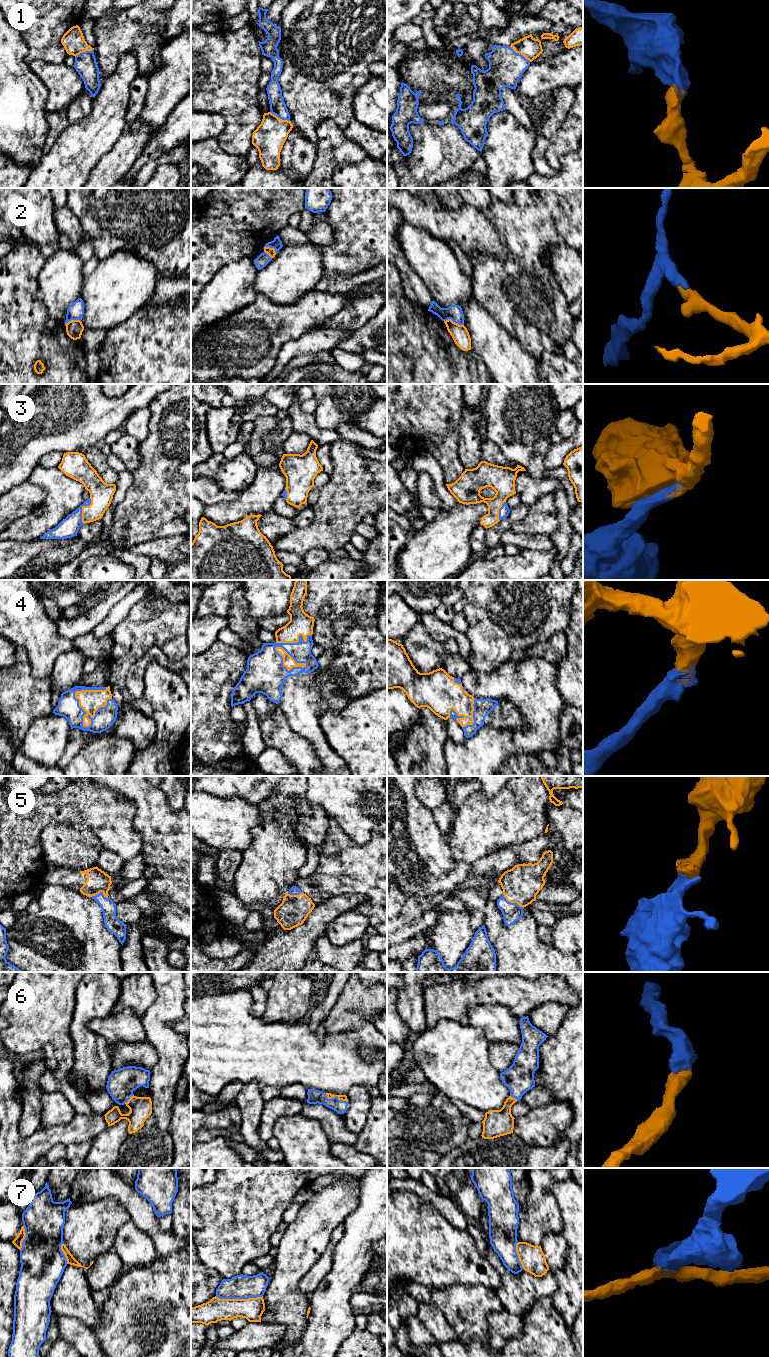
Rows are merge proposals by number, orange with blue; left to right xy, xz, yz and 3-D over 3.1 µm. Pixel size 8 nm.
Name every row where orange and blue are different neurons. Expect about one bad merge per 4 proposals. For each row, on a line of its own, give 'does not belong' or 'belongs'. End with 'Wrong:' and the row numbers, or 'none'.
1: does not belong
2: does not belong
3: belongs
4: belongs
5: belongs
6: belongs
7: does not belong
Wrong: 1, 2, 7

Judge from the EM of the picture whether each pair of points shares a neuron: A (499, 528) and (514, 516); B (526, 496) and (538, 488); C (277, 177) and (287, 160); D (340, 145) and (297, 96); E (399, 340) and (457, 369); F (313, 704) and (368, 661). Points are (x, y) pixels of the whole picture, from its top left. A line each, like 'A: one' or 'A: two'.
A: one
B: one
C: two
D: two
E: one
F: two

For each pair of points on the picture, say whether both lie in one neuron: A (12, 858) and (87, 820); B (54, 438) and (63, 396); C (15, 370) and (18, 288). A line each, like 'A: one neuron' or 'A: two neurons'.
A: one neuron
B: one neuron
C: one neuron

